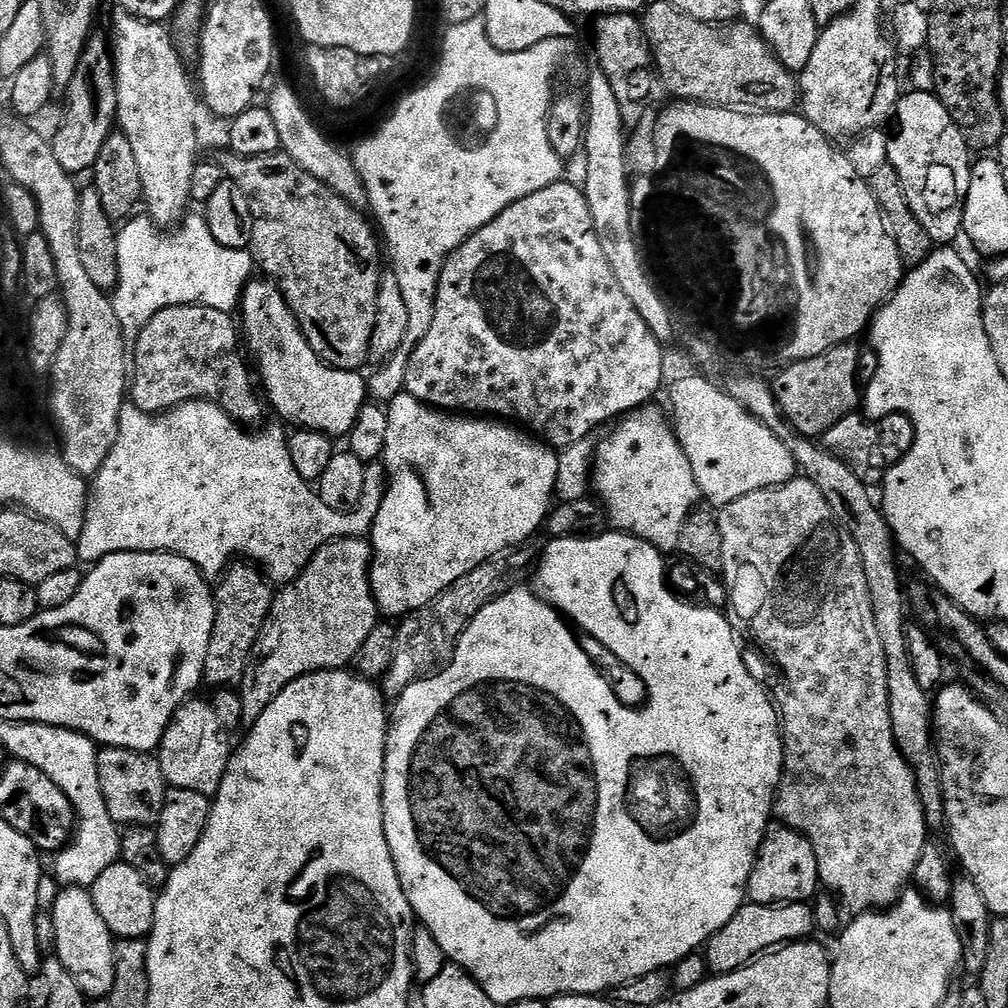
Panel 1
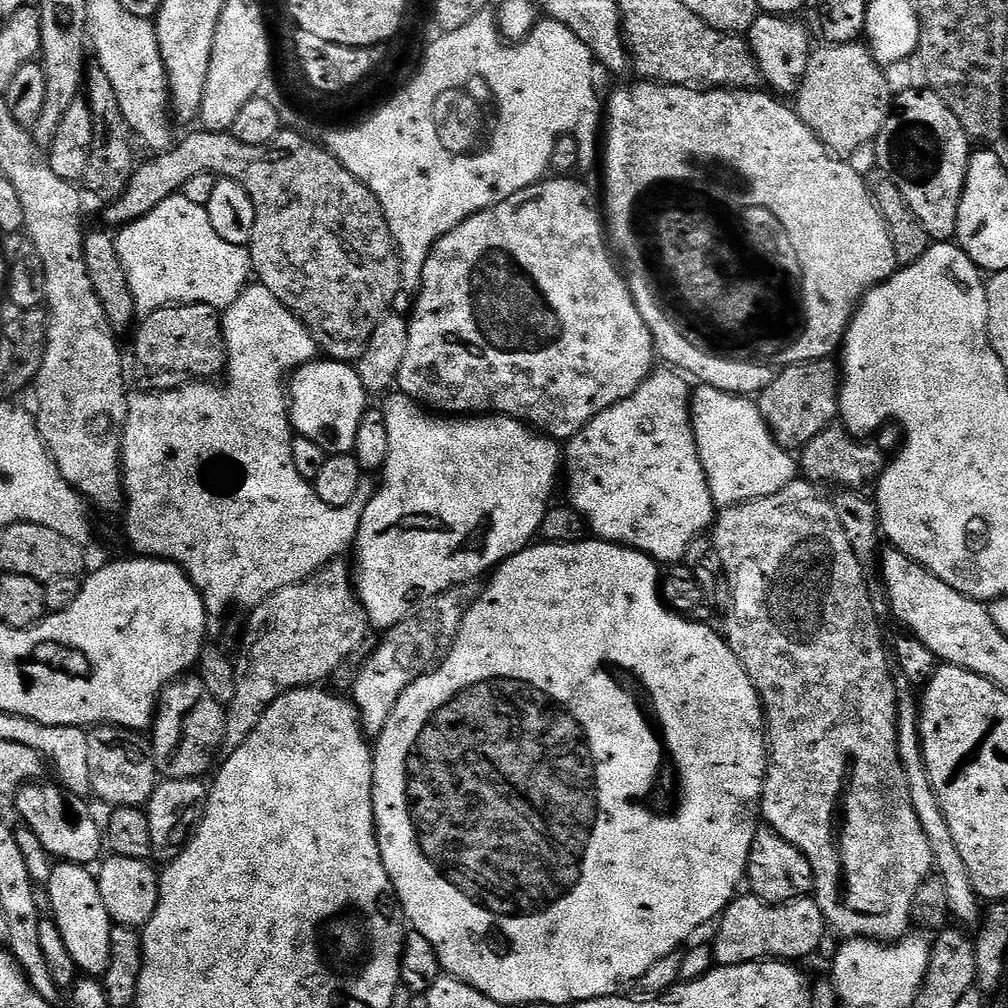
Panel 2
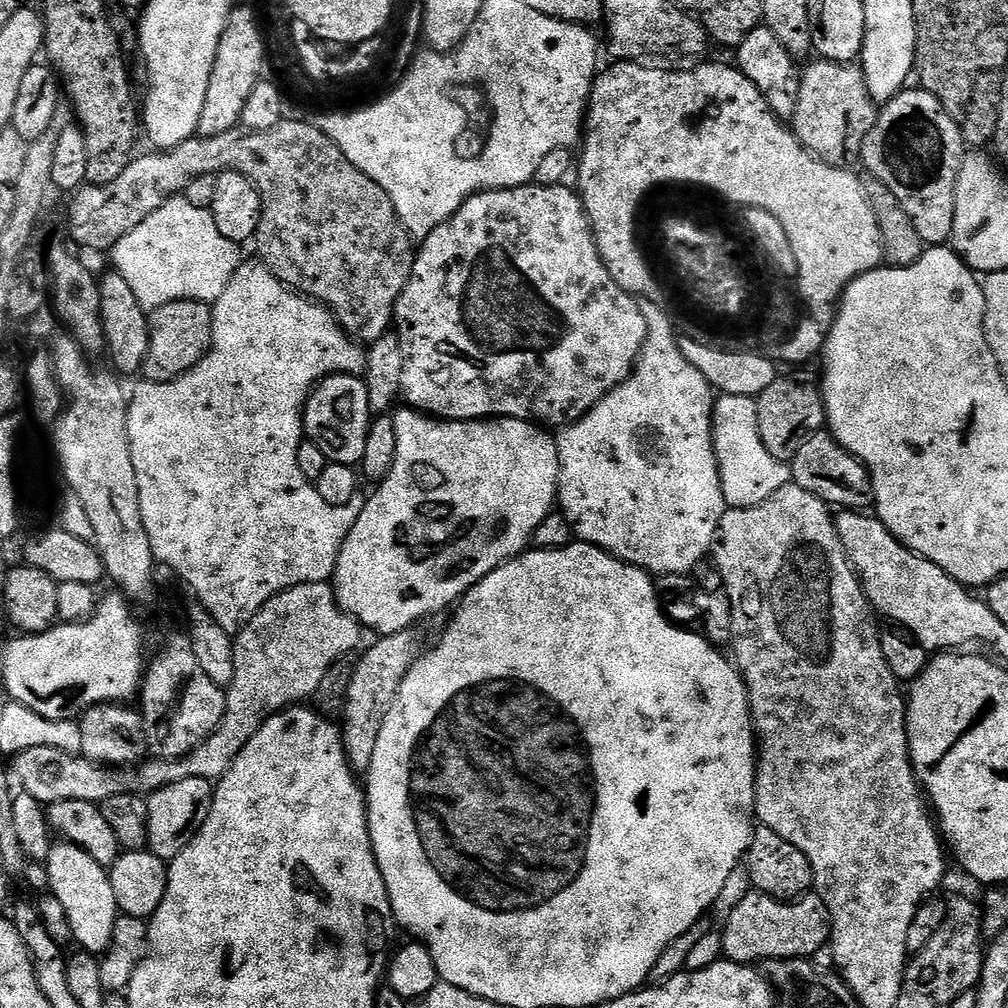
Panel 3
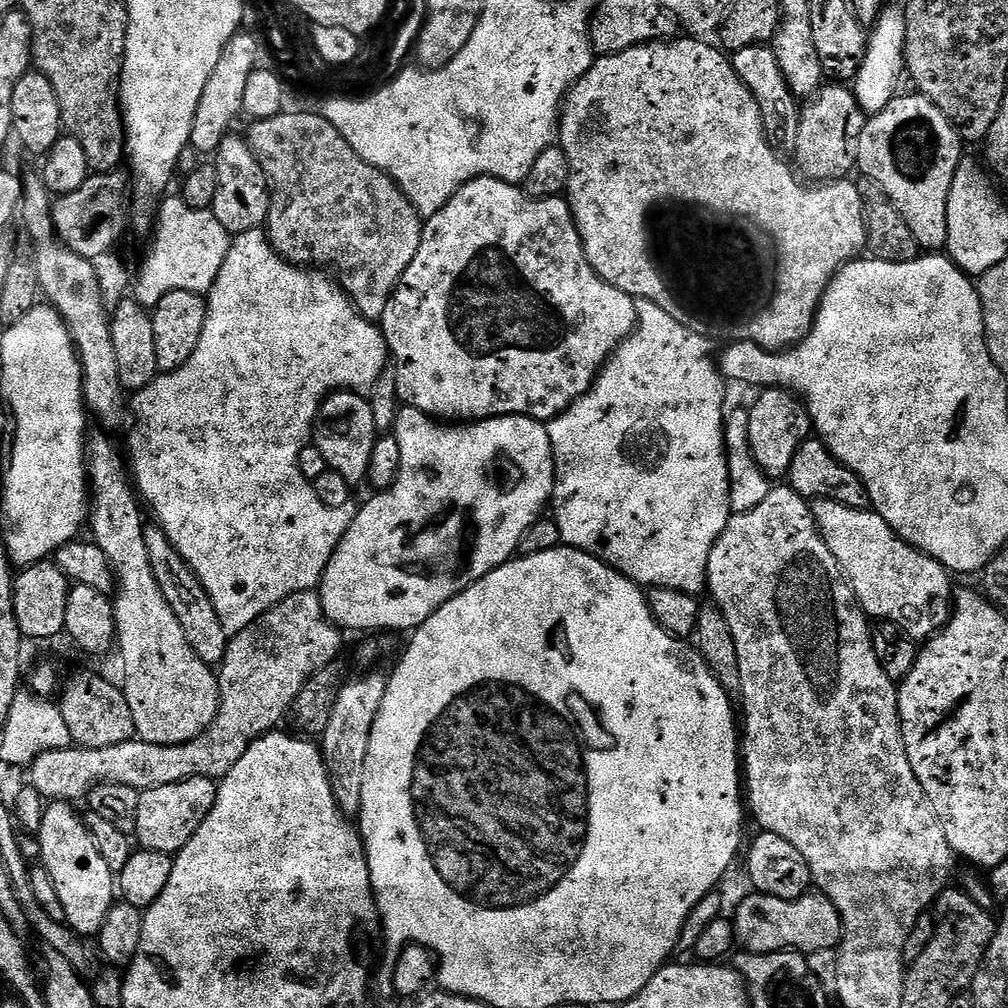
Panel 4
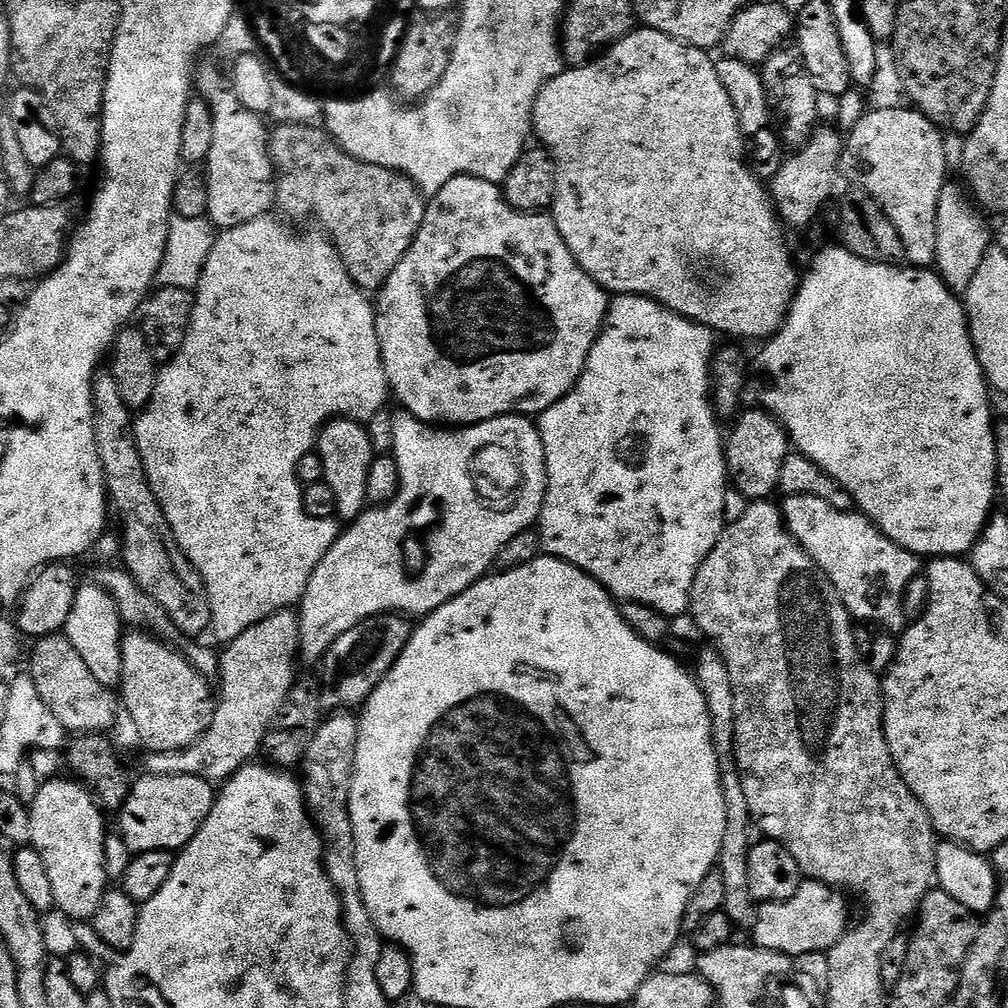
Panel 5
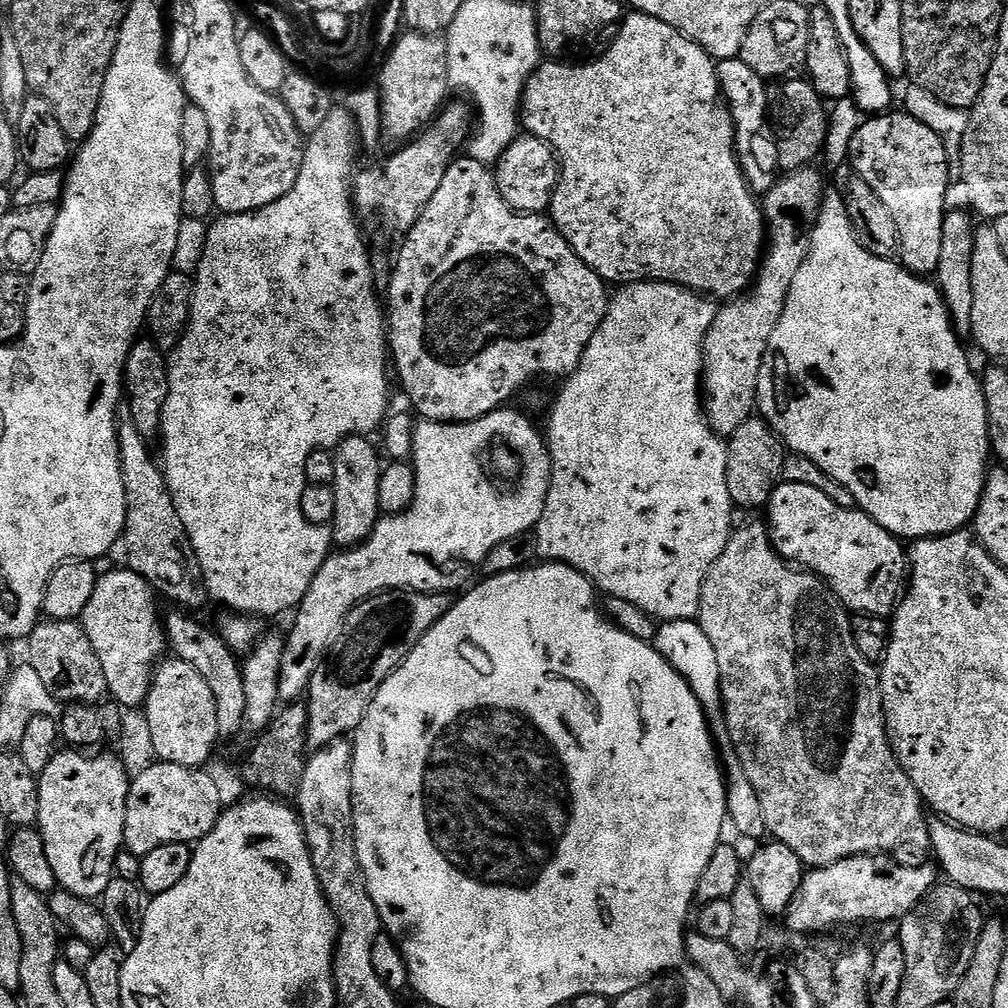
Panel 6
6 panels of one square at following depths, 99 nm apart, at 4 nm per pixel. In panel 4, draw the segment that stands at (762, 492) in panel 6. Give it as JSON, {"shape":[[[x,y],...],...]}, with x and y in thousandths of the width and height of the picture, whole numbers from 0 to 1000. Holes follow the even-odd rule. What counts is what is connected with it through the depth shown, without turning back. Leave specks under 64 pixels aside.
{"shape":[[[758,385],[755,393],[742,405],[742,438],[748,450],[748,458],[759,468],[763,476],[774,478],[781,473],[784,458],[792,450],[792,442],[803,436],[807,428],[801,404],[788,389],[780,385]]]}

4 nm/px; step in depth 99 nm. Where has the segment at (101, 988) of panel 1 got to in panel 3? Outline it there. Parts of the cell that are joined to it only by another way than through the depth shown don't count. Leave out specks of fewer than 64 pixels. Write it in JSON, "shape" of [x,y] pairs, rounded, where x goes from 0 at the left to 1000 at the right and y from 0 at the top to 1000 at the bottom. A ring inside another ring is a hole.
{"shape":[[[74,835],[56,837],[48,845],[46,860],[49,867],[51,888],[62,895],[65,911],[69,911],[71,932],[84,944],[102,946],[107,943],[117,908],[113,879],[107,870],[108,862],[102,861],[85,843]]]}

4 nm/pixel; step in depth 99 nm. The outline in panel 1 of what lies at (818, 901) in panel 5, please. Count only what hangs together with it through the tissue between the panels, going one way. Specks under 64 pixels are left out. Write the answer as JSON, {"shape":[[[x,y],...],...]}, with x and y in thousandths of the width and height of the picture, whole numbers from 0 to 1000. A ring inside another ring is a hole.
{"shape":[[[739,896],[737,901],[706,928],[700,938],[702,962],[706,966],[731,964],[739,956],[780,937],[789,937],[791,933],[803,932],[810,921],[807,898],[796,897],[748,897]]]}

